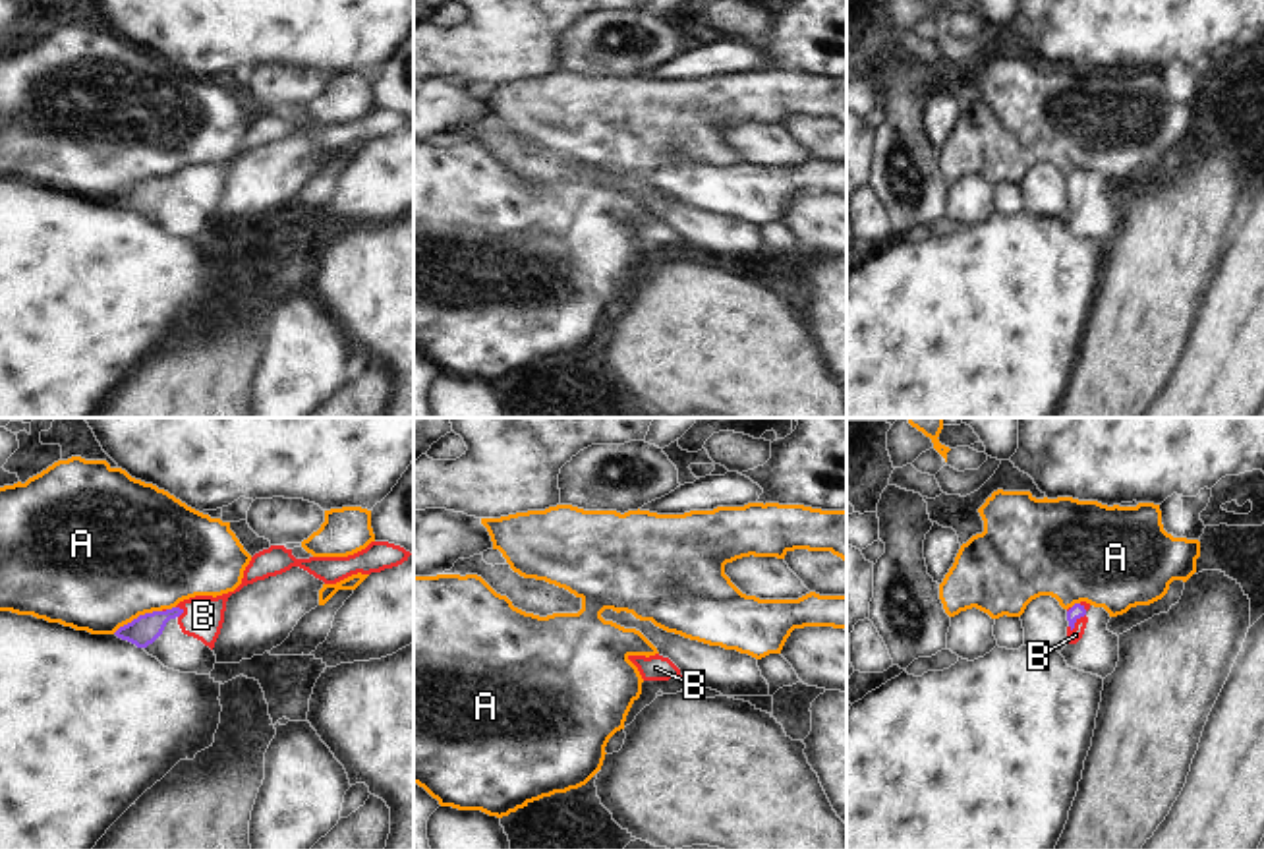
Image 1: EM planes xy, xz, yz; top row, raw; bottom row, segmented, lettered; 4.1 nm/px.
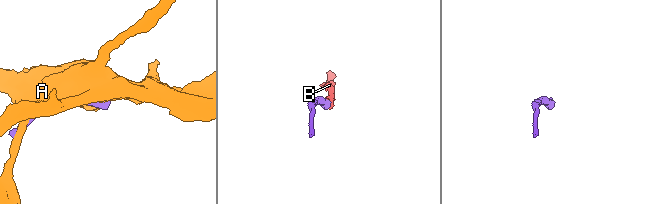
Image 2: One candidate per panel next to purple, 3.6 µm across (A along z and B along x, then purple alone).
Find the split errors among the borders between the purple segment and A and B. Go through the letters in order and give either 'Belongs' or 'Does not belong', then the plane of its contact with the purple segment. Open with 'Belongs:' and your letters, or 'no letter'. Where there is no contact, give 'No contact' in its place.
Belongs: B
A: Does not belong. Touches purple in xy
B: Belongs. Touches purple in yz

